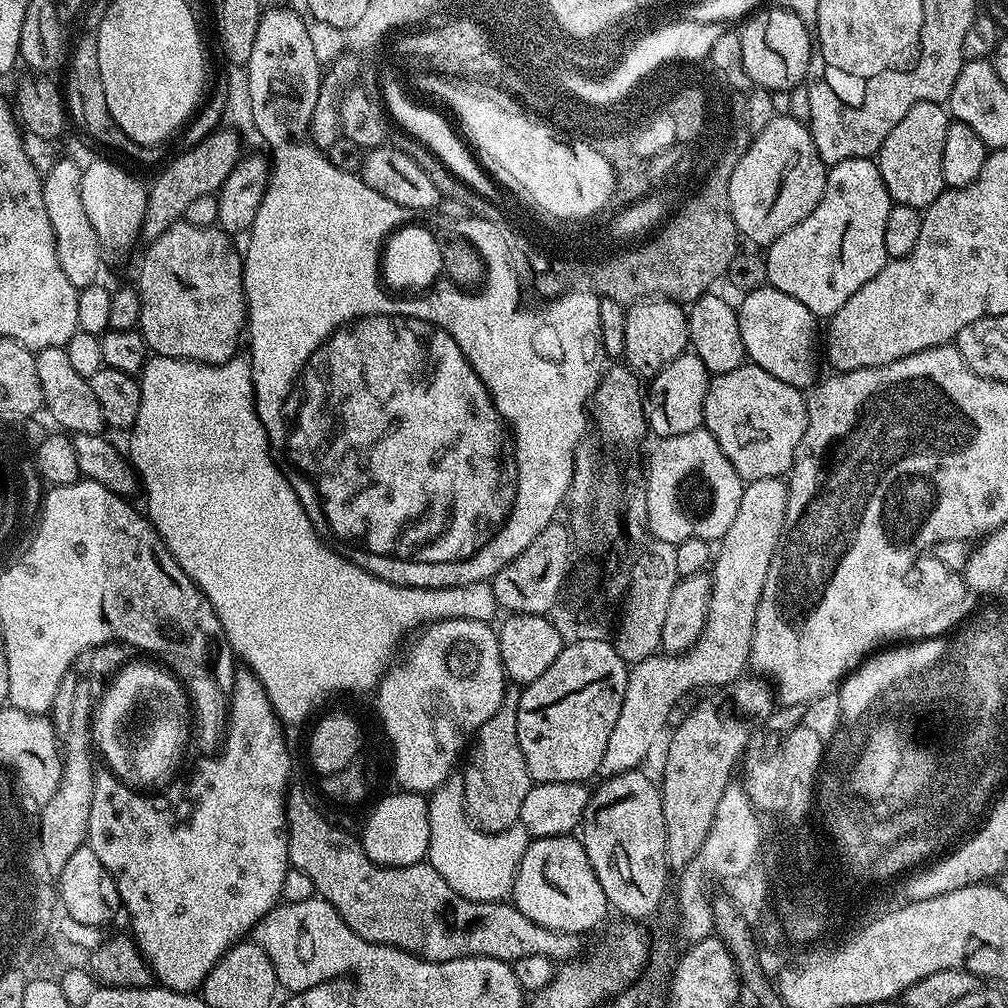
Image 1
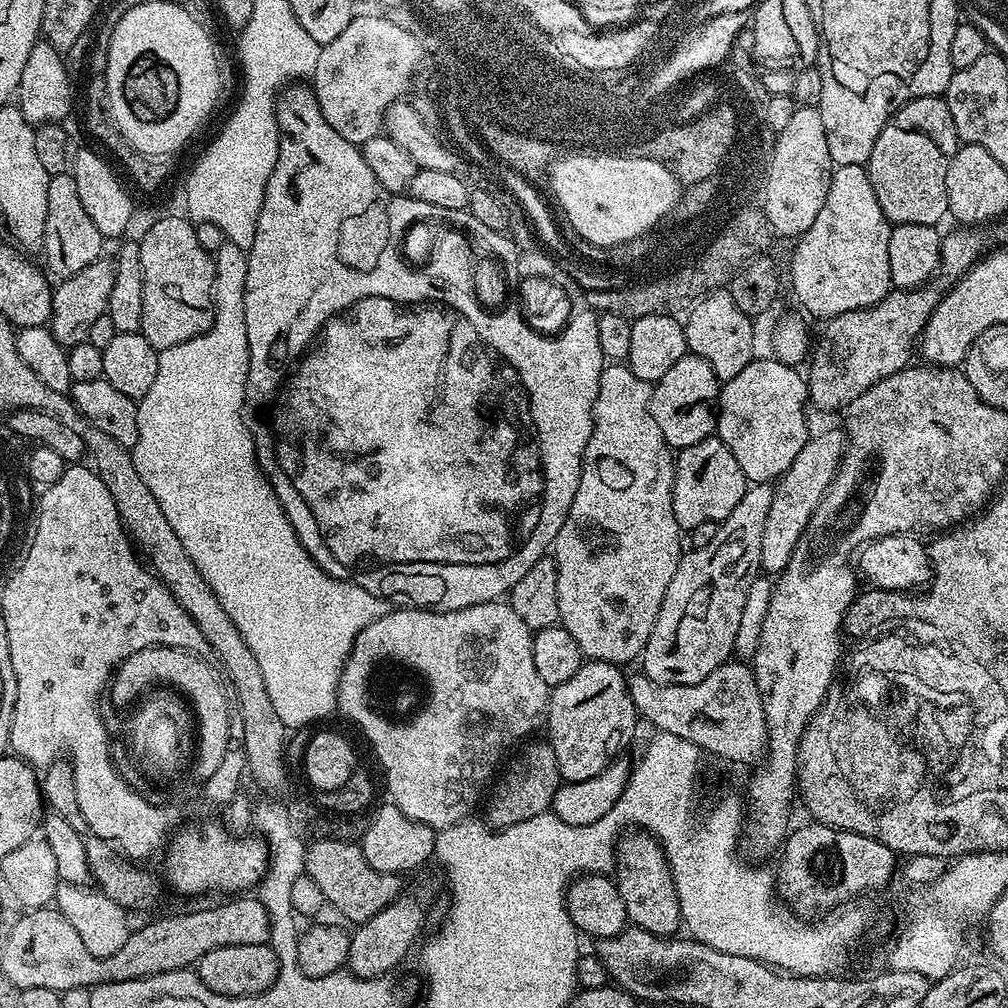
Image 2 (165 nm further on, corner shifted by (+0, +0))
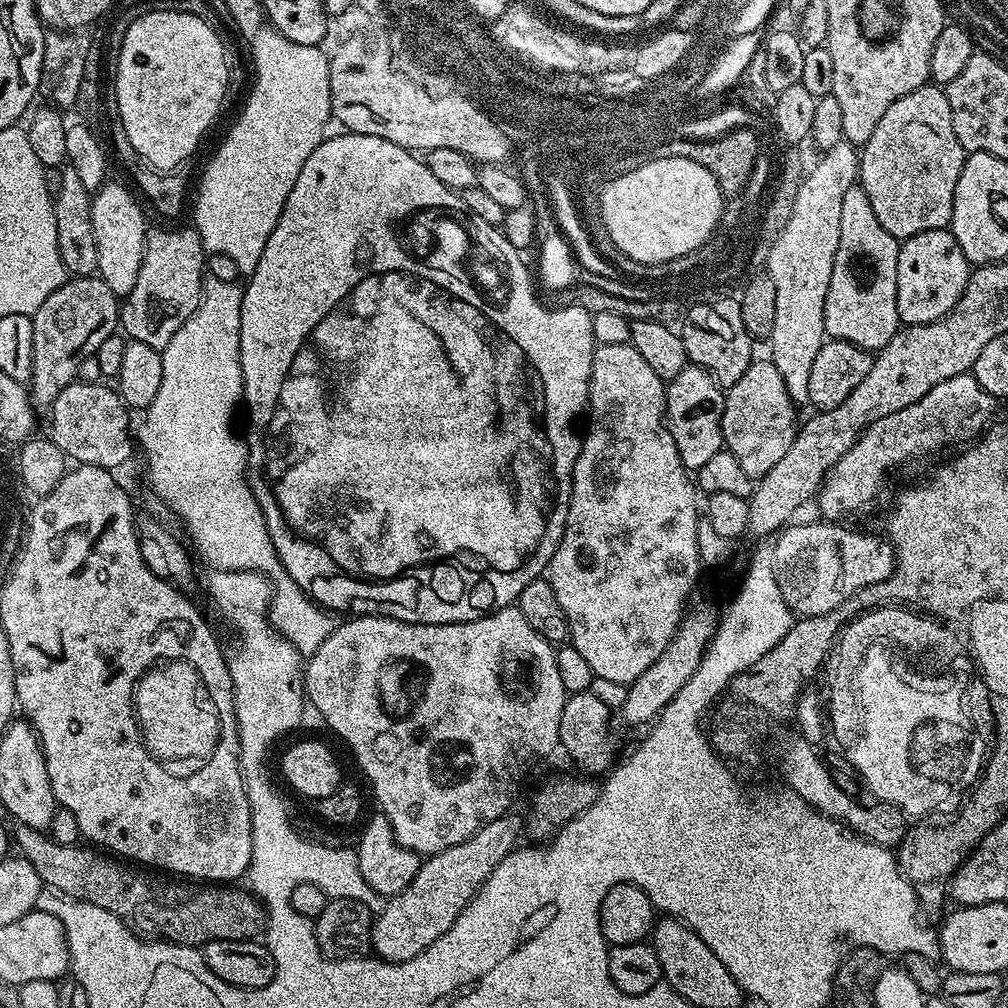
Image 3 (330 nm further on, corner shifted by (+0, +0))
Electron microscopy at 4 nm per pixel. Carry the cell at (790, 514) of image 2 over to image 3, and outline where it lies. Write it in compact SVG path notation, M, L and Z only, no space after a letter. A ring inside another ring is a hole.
M971 374L946 378L946 382L938 382L930 394L926 394L918 402L906 406L906 410L898 410L898 414L890 414L885 420L874 422L863 429L860 436L854 442L846 454L839 458L837 464L828 471L818 491L820 500L820 512L825 521L836 522L840 516L848 516L851 512L859 510L863 504L871 502L872 498L879 492L884 484L888 472L895 470L899 464L907 460L916 460L919 456L928 456L947 444L960 444L972 442L977 439L993 423L992 411L996 408L997 401L977 382L976 377Z

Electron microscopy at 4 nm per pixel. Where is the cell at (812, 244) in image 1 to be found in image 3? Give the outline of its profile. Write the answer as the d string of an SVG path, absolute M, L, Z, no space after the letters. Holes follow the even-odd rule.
M854 186L846 190L842 198L842 224L838 226L838 250L834 258L834 270L830 274L830 290L826 290L824 307L824 331L831 339L845 340L864 349L869 354L876 354L890 338L901 328L898 314L898 250L901 241L882 230L882 222L874 215L874 206L866 198L866 190Z

